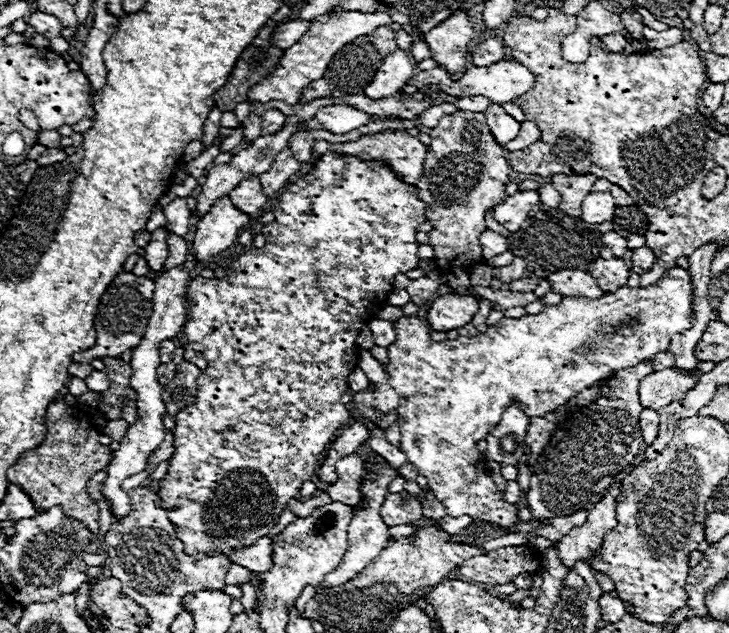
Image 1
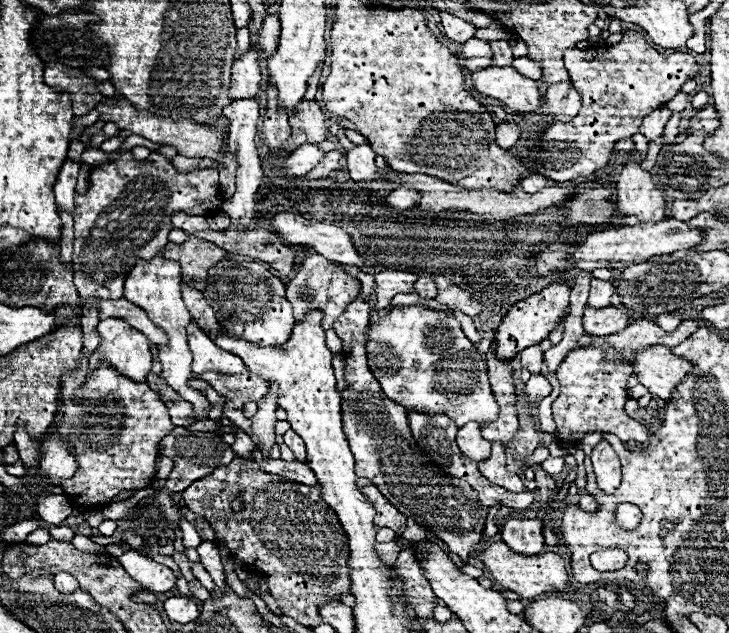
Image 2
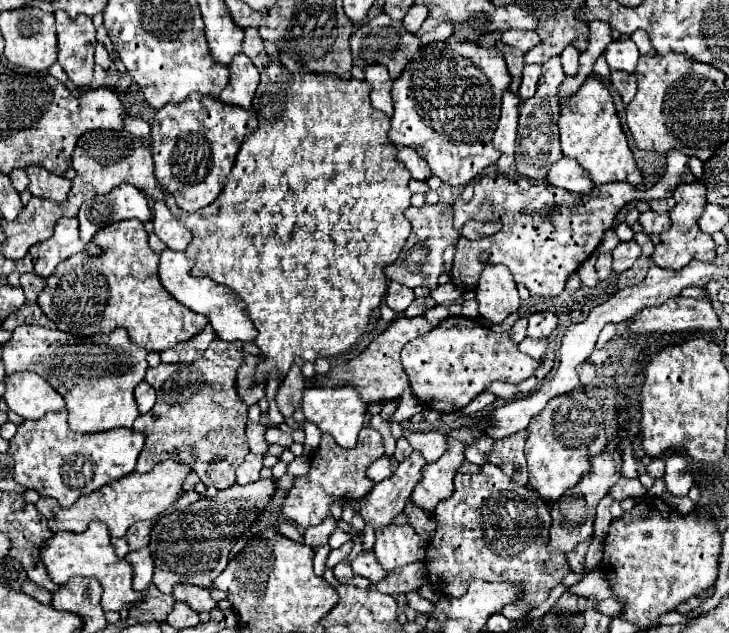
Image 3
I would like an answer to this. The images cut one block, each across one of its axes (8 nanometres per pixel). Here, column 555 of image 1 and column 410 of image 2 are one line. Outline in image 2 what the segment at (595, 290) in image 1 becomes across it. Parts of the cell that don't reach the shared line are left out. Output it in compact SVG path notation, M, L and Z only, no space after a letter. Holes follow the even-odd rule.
M384 270L374 274L374 296L376 296L376 308L390 308L390 302L400 292L414 292L416 274L402 272L402 270Z

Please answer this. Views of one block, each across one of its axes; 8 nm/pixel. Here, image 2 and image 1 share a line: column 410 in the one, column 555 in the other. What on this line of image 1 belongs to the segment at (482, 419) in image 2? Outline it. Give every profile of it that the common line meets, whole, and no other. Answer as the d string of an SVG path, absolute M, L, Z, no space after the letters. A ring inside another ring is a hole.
M676 266L668 272L662 274L662 278L648 286L648 288L620 288L618 292L606 292L602 298L580 298L580 296L564 296L560 304L556 306L546 306L544 312L540 314L526 314L522 318L502 318L498 320L494 326L488 328L486 334L478 334L474 338L464 338L460 336L458 340L444 340L444 342L434 342L430 338L430 332L426 330L426 324L416 318L416 316L402 316L400 320L394 322L394 328L396 328L396 340L392 346L388 346L388 356L390 356L390 362L388 362L388 376L390 376L390 386L398 392L400 396L400 406L396 408L396 424L400 426L400 432L402 432L402 438L400 438L400 450L406 454L408 462L412 462L416 466L416 472L420 476L424 476L428 480L428 490L434 492L434 496L446 506L446 514L452 516L452 518L458 518L458 516L470 516L472 520L482 520L482 522L488 522L488 524L498 524L498 526L512 526L516 524L518 520L518 508L514 504L508 504L502 500L502 492L496 488L496 484L492 482L492 478L488 476L488 473L484 468L476 466L476 464L485 464L483 460L476 462L478 456L482 454L476 449L476 442L478 440L484 440L488 436L488 432L500 422L500 416L504 414L504 408L510 408L512 404L520 404L520 408L524 408L524 414L530 416L530 418L542 418L546 416L548 412L554 412L558 406L566 404L570 398L574 398L578 392L590 388L592 384L596 384L598 380L604 380L606 376L618 372L618 370L624 370L624 368L630 368L630 366L636 366L644 360L652 360L658 352L666 352L668 346L670 346L670 340L688 330L692 326L692 318L694 318L694 290L692 290L692 278L690 274Z

